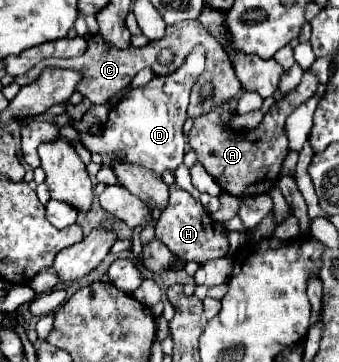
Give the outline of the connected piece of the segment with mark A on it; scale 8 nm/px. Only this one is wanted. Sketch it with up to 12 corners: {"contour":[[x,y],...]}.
{"contour":[[316,74],[246,136],[226,104],[194,120],[190,146],[224,192],[272,190],[288,154],[284,122],[316,94]]}

